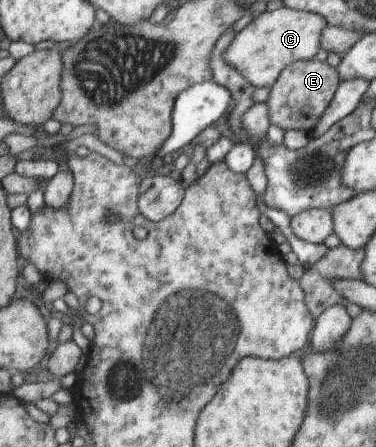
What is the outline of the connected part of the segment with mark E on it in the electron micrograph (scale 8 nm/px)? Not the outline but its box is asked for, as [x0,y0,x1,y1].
[267,57,341,134]

